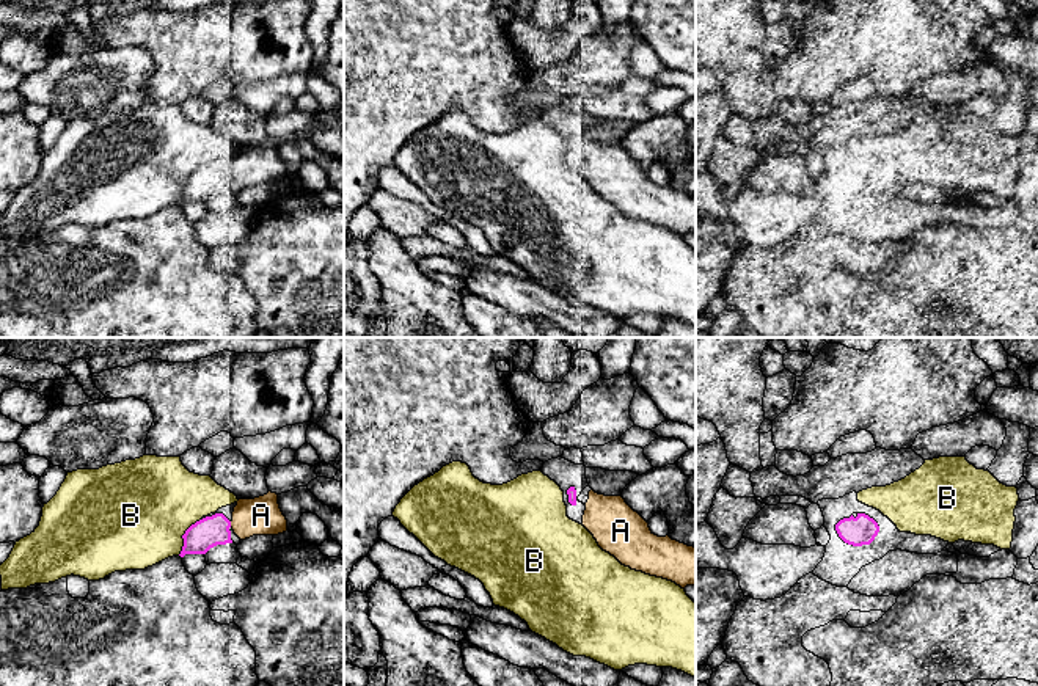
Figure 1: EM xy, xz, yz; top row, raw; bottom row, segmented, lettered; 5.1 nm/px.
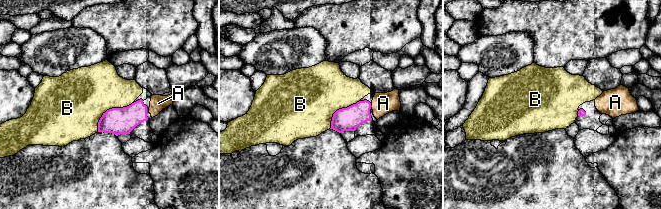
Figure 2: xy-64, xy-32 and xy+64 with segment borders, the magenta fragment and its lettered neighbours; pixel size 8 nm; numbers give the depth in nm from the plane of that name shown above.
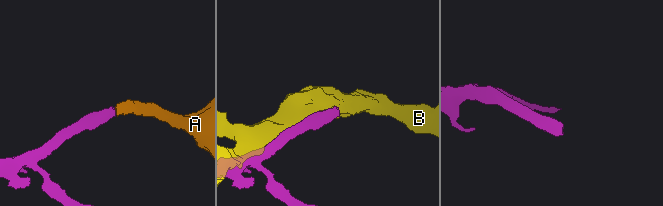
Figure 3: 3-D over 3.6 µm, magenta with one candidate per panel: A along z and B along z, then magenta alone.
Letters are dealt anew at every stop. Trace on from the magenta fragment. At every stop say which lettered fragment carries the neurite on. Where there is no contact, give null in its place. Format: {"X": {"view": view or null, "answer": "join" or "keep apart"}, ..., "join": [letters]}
{"A": {"view": "xy", "answer": "join"}, "B": {"view": "xy", "answer": "keep apart"}, "join": ["A"]}

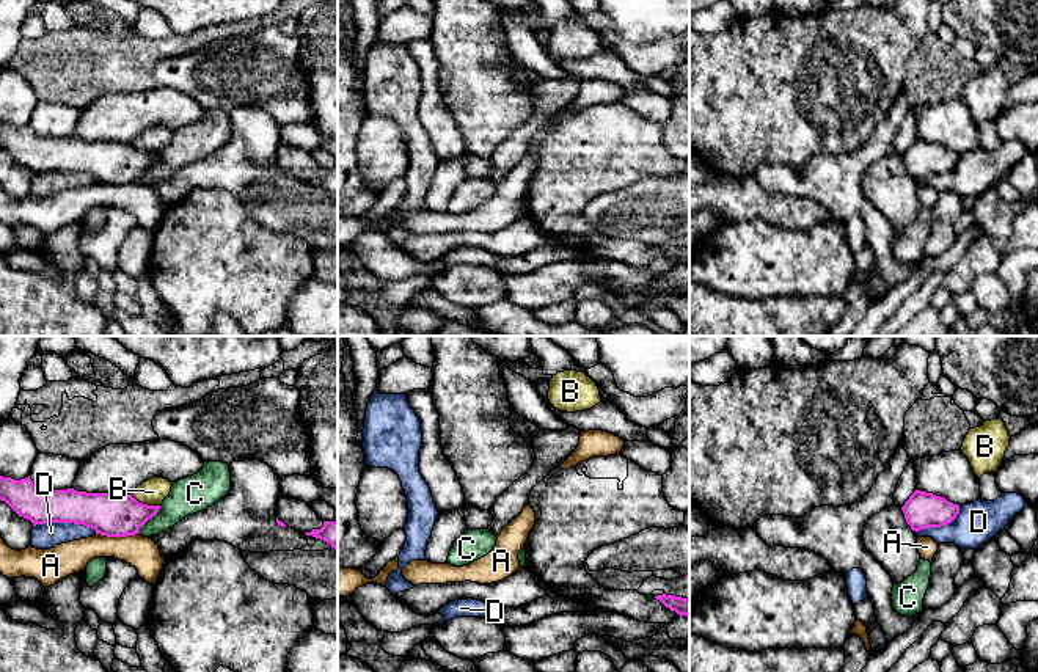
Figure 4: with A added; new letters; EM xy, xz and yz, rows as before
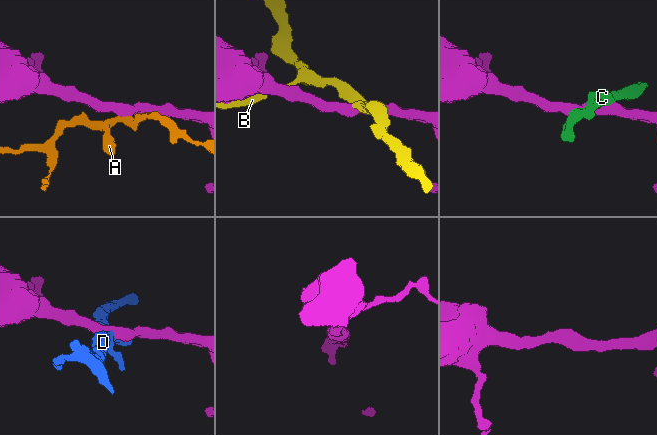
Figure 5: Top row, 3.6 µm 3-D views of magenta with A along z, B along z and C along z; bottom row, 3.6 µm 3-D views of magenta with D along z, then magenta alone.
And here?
{"A": {"view": "xy", "answer": "keep apart"}, "B": {"view": "xy", "answer": "keep apart"}, "C": {"view": "xy", "answer": "keep apart"}, "D": {"view": "xy", "answer": "keep apart"}, "join": []}

